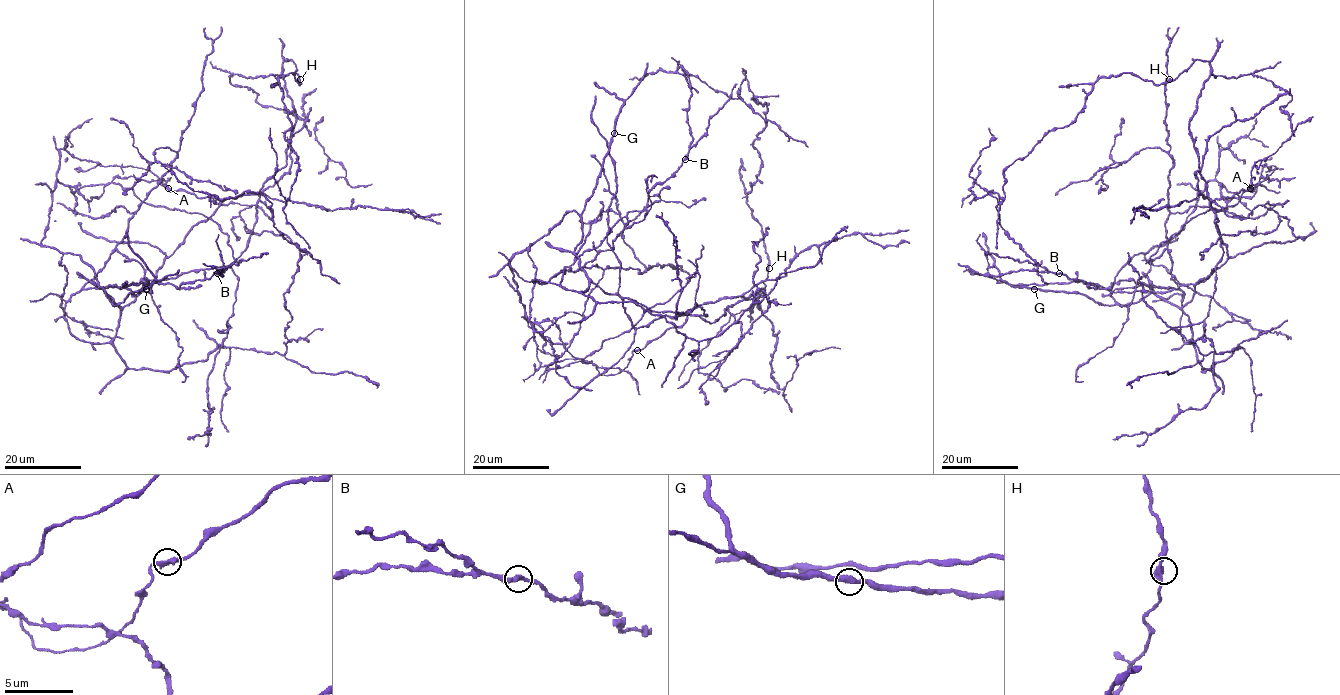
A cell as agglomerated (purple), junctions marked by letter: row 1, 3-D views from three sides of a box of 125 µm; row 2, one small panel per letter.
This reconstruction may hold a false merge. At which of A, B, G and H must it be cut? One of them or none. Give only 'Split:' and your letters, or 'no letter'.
Split: A

